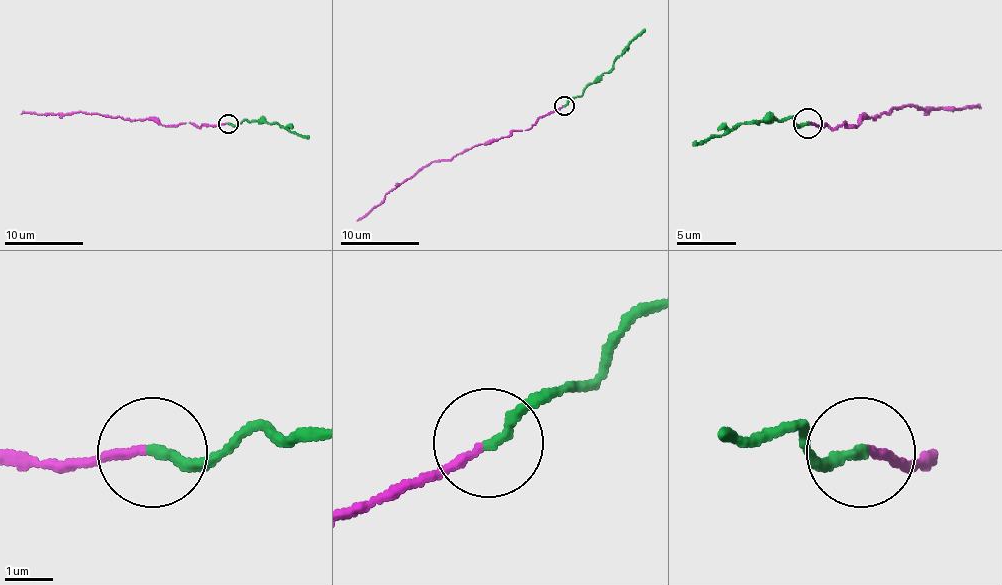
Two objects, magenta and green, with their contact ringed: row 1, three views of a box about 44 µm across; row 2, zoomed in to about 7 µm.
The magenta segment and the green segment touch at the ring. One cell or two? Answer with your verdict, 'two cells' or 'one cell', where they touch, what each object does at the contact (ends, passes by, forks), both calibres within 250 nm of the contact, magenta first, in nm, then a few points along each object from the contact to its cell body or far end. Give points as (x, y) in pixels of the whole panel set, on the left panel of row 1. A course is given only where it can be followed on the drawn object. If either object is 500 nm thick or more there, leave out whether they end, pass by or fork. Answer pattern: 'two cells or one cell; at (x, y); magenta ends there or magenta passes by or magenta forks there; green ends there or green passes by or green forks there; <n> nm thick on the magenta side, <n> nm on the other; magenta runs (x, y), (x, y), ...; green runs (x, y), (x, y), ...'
one cell; at (228, 124); magenta ends there; green ends there; 160 nm thick on the magenta side, 220 nm on the other; magenta runs (227, 124), (200, 126), (180, 122), (168, 126), (143, 118), (127, 120), (82, 112), (21, 114); green runs (227, 124), (243, 120), (275, 122), (308, 138)

